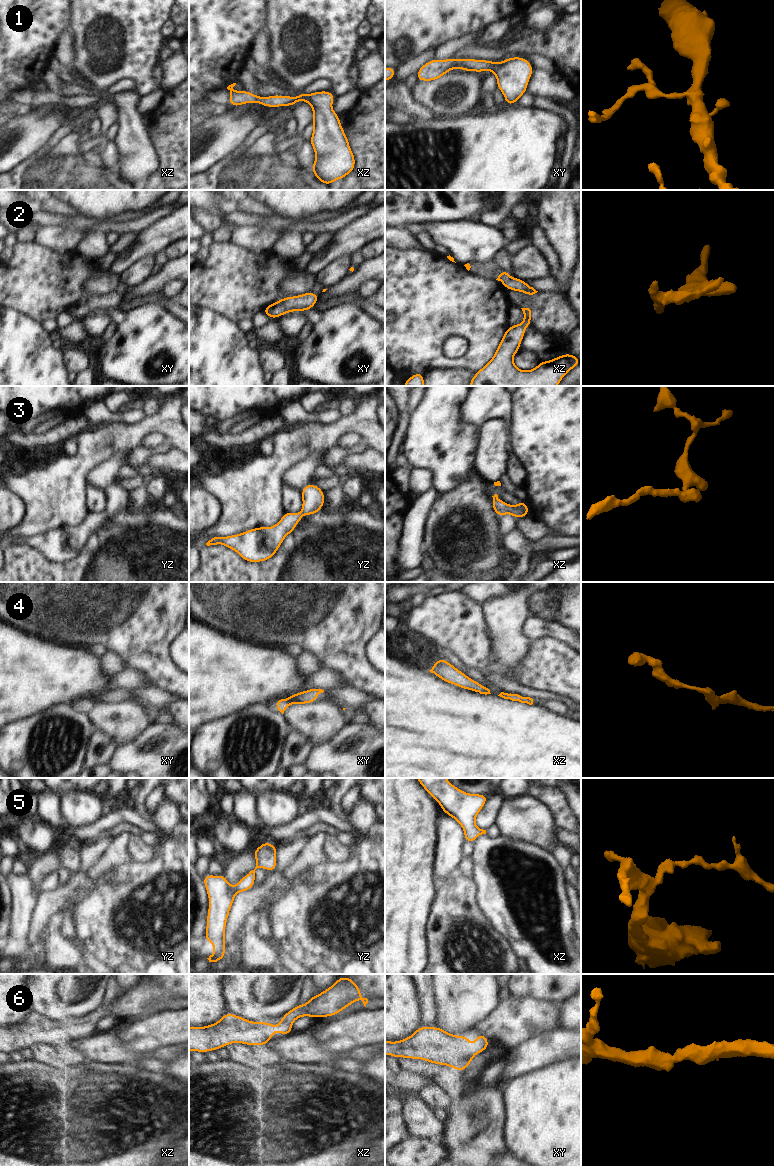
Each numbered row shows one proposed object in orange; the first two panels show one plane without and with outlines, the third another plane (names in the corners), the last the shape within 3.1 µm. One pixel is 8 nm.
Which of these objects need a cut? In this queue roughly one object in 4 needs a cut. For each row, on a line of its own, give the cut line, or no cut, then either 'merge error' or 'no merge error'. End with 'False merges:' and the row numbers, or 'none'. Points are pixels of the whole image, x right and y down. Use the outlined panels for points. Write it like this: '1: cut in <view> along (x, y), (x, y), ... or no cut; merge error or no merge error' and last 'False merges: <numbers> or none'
1: no cut; no merge error
2: no cut; no merge error
3: no cut; no merge error
4: no cut; no merge error
5: no cut; no merge error
6: no cut; no merge error
False merges: none

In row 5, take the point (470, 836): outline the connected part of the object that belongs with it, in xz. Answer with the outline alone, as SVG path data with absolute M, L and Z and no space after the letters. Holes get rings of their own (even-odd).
M416 778L424 790L438 801L438 805L454 818L464 830L464 840L473 844L486 830L475 825L477 814L484 807L488 795L469 794L455 787L446 778Z

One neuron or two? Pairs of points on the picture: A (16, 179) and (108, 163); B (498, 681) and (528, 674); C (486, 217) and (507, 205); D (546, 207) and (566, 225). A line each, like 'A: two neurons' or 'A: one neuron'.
A: two neurons
B: two neurons
C: one neuron
D: one neuron

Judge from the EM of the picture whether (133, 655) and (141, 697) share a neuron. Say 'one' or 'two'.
two

